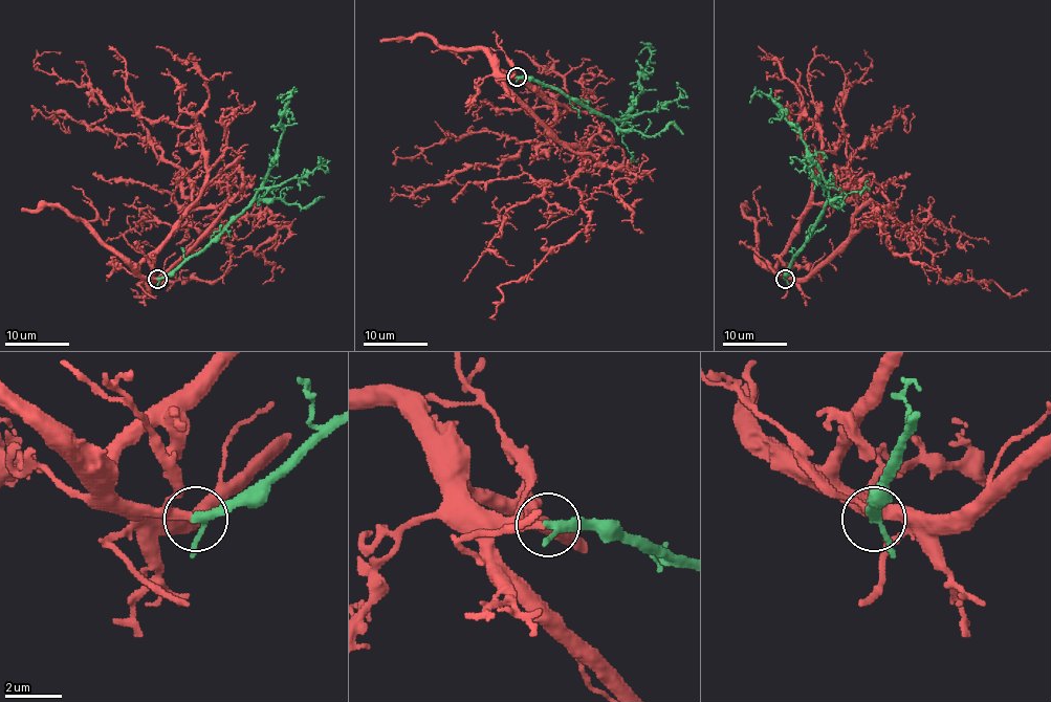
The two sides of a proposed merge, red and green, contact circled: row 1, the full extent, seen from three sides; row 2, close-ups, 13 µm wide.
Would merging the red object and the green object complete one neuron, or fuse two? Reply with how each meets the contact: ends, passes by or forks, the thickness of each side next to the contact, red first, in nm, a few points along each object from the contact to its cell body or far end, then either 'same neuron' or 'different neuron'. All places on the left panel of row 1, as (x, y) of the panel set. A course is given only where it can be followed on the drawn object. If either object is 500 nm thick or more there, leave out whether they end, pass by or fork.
red passes by | green passes by | 200/260 nm | red via (157, 280), (139, 265), (196, 204), (193, 184), (152, 150), (130, 109), (39, 71), (39, 55), (61, 51) | green via (157, 280), (170, 276), (199, 254), (257, 191), (276, 154), (282, 133), (282, 112), (291, 92), (281, 103) | same neuron

